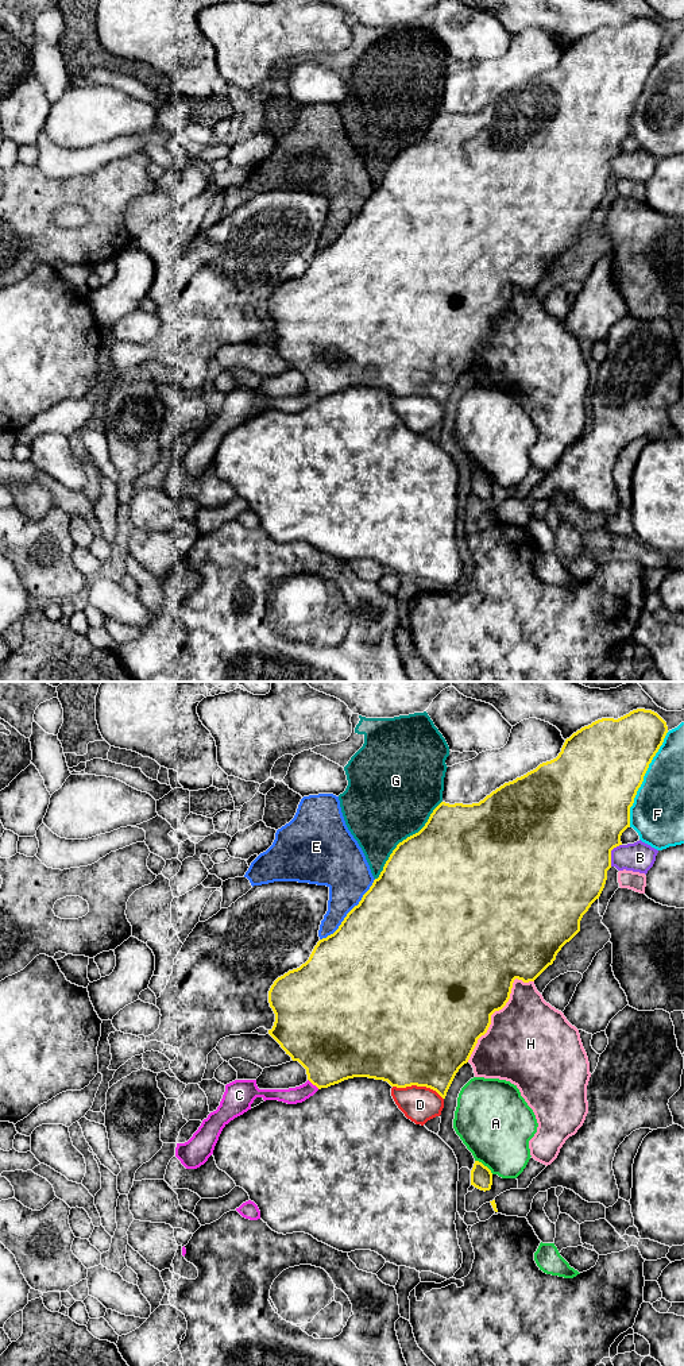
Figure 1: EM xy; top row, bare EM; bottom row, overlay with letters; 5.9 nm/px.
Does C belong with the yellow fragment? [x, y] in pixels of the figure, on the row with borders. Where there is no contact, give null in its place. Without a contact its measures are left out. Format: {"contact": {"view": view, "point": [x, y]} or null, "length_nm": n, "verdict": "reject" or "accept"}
{"contact": {"view": "xy", "point": [313, 1084]}, "length_nm": 90, "verdict": "accept"}

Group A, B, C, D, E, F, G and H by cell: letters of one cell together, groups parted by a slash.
A / B / C / D / E / F / G / H

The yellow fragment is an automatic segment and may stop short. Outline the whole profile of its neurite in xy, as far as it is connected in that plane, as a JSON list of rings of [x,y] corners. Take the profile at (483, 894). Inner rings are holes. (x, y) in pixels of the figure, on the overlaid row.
[[[637,709],[618,719],[602,718],[567,738],[556,759],[540,764],[536,769],[513,782],[505,783],[479,803],[449,804],[441,802],[418,833],[397,845],[379,877],[374,880],[359,904],[347,914],[339,929],[326,938],[320,939],[309,960],[300,968],[278,977],[268,991],[268,1003],[275,1014],[275,1022],[268,1034],[293,1061],[298,1061],[306,1069],[308,1081],[289,1089],[259,1089],[256,1080],[235,1080],[227,1084],[217,1110],[202,1120],[188,1142],[177,1143],[175,1157],[181,1164],[186,1169],[197,1169],[204,1165],[213,1154],[223,1128],[231,1120],[251,1110],[251,1104],[256,1097],[262,1097],[264,1101],[278,1100],[297,1104],[305,1101],[321,1088],[328,1088],[353,1077],[368,1077],[387,1081],[397,1088],[426,1087],[445,1099],[456,1073],[468,1062],[478,1039],[487,1033],[491,1024],[491,1015],[502,1010],[509,1002],[514,980],[534,981],[553,964],[561,948],[580,931],[583,915],[599,899],[604,888],[607,871],[611,868],[611,850],[622,845],[621,836],[630,827],[630,807],[666,733],[666,722],[652,710]]]

